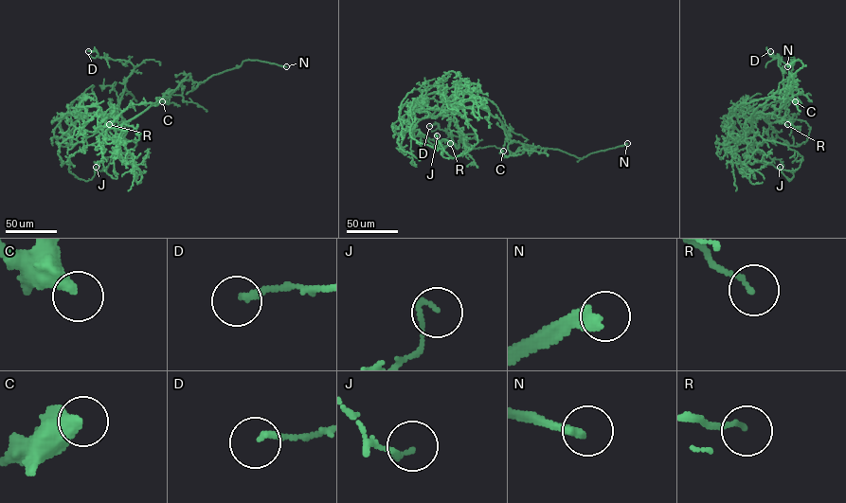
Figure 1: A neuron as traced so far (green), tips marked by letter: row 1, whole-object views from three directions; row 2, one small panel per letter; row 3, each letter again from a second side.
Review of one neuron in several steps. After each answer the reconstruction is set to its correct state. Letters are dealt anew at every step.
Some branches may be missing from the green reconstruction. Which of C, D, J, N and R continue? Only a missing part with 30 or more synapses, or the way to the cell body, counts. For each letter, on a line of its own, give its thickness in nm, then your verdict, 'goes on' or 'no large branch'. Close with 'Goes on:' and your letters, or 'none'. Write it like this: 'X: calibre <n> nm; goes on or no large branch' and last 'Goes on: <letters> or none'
C: calibre 480 nm; no large branch
D: calibre 180 nm; no large branch
J: calibre 120 nm; no large branch
N: calibre 320 nm; goes on
R: calibre 120 nm; no large branch
Goes on: N

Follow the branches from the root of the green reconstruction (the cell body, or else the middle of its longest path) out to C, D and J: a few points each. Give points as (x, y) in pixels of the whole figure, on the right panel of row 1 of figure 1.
C: (751, 114), (783, 89), (791, 100), (801, 103), (798, 98), (795, 101)
D: (751, 114), (746, 131), (746, 121), (754, 114), (773, 113), (785, 100), (781, 60), (770, 51)
J: (751, 114), (746, 138), (758, 134), (786, 144), (802, 157), (795, 170), (780, 167)

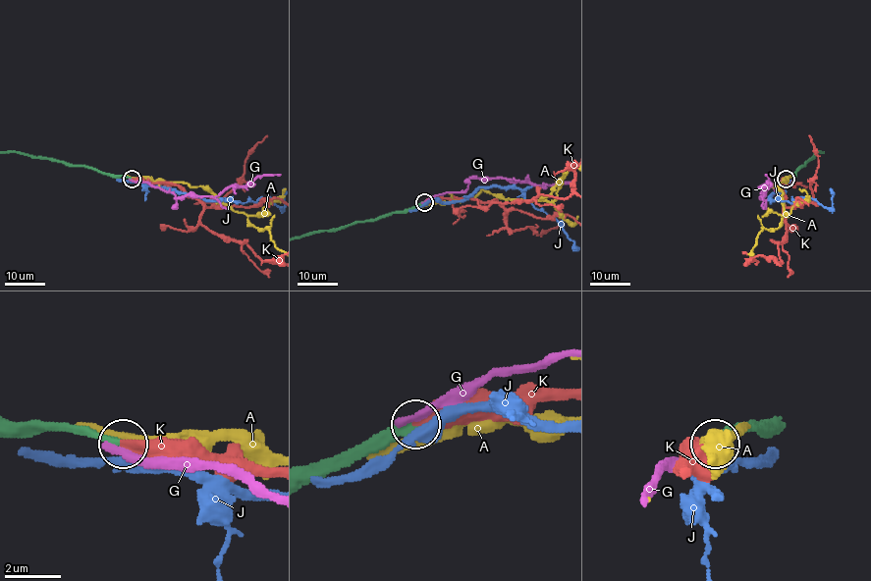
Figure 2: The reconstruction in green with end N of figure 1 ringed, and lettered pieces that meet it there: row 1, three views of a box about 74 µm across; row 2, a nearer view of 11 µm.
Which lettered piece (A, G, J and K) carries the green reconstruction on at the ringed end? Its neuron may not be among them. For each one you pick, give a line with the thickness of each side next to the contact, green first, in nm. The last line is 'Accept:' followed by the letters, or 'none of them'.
K: Thickness 360 nm (green) against 440 nm
Accept: K

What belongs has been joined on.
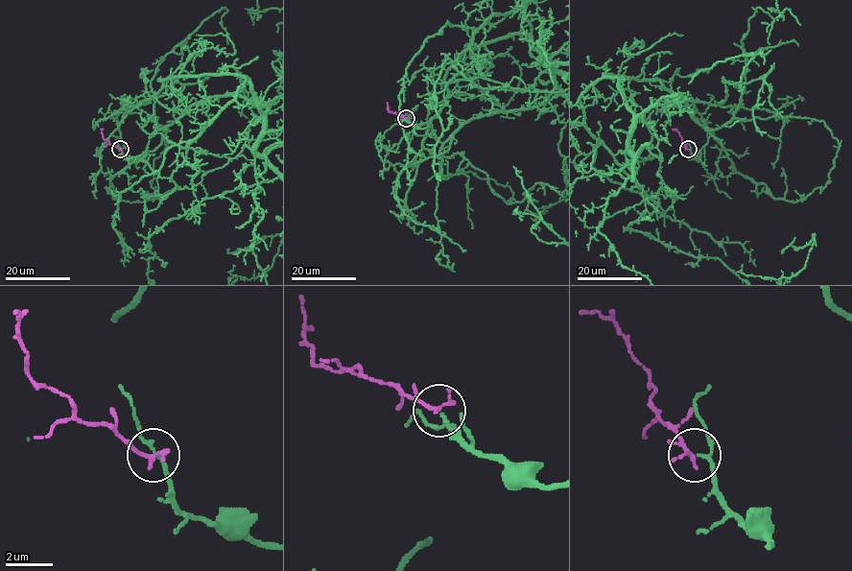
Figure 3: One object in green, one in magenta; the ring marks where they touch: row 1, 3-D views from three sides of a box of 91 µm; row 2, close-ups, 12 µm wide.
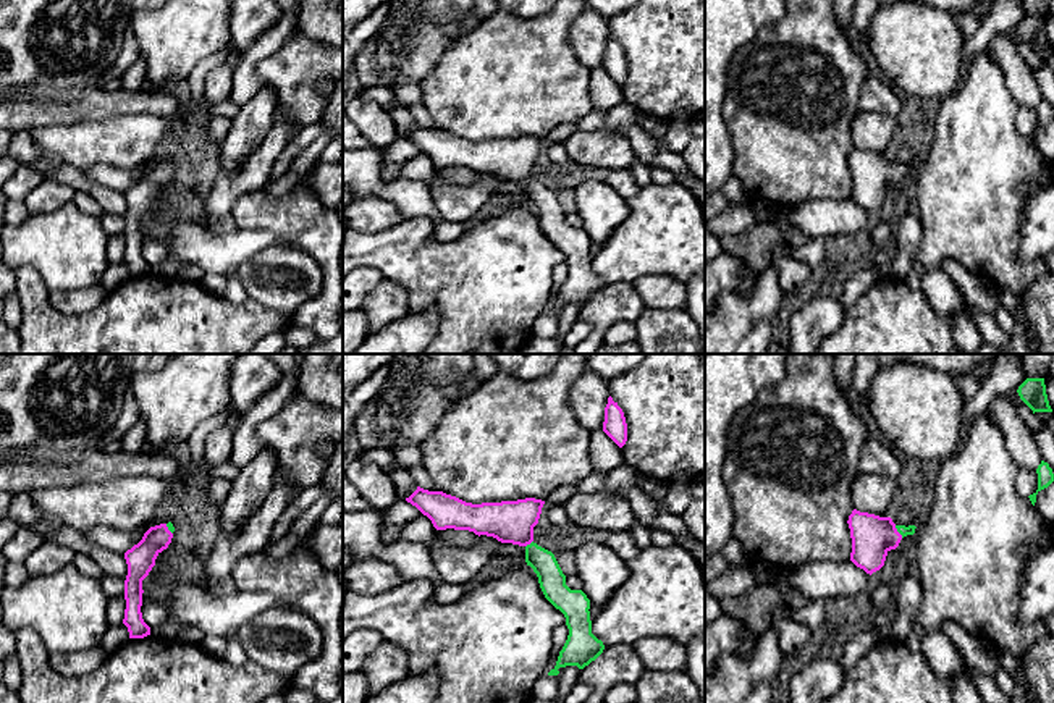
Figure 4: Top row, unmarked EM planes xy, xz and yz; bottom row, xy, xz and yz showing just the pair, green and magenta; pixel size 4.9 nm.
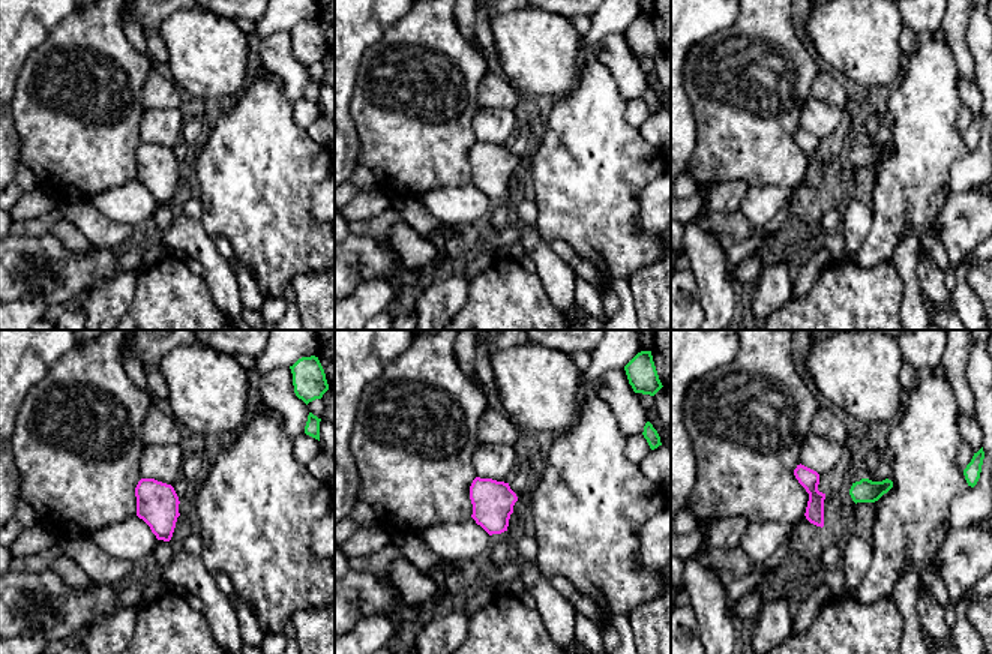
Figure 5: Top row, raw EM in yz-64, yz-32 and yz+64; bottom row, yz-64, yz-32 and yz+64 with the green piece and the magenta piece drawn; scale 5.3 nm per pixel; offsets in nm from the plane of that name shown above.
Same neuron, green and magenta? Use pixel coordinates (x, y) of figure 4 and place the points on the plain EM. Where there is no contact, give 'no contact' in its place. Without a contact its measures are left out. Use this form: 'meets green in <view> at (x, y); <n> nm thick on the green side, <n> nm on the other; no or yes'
meets green in yz at (898, 168); 50 nm thick on the green side, 200 nm on the other; yes

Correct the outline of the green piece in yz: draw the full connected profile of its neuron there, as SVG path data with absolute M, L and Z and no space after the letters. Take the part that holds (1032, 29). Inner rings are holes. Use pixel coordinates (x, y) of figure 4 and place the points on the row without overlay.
M1027 16L1017 27L1020 37L1035 50L1052 50L1044 16Z

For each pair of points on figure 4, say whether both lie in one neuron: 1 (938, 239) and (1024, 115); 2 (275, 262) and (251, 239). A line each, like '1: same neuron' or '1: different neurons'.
1: different neurons
2: different neurons

